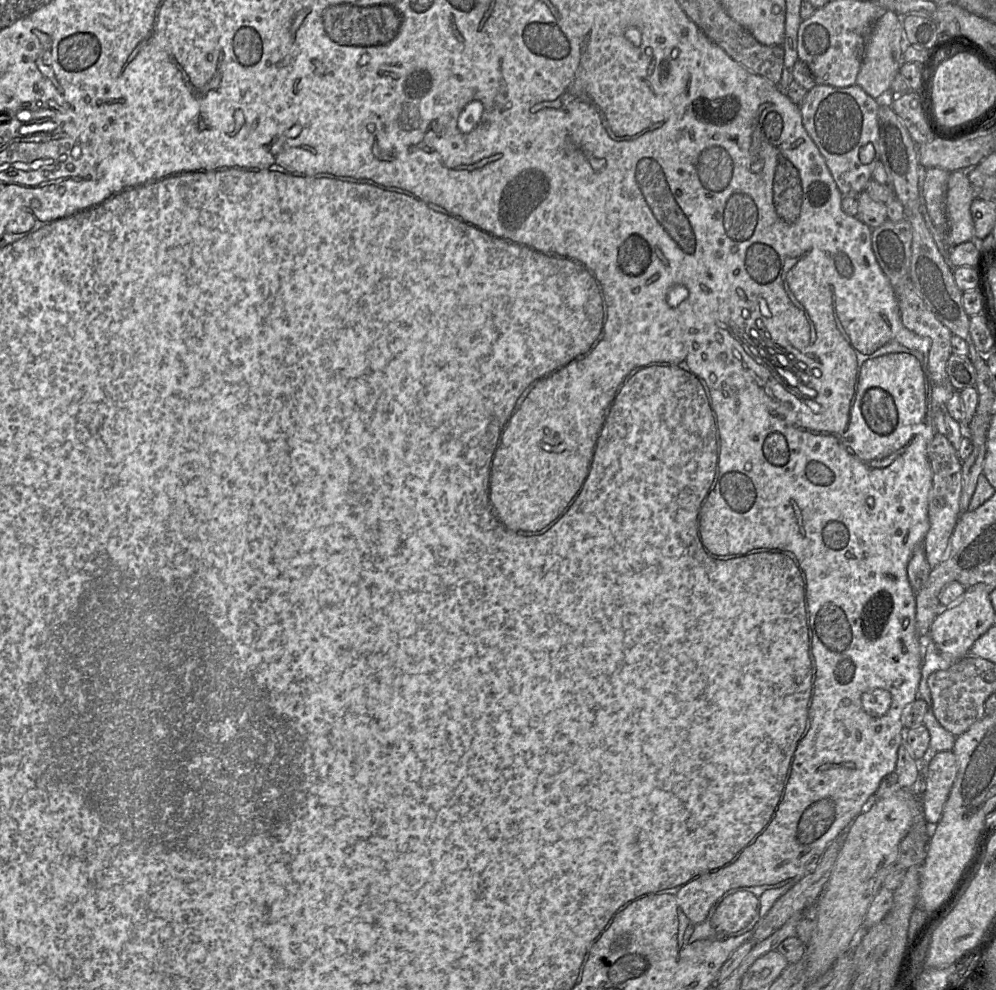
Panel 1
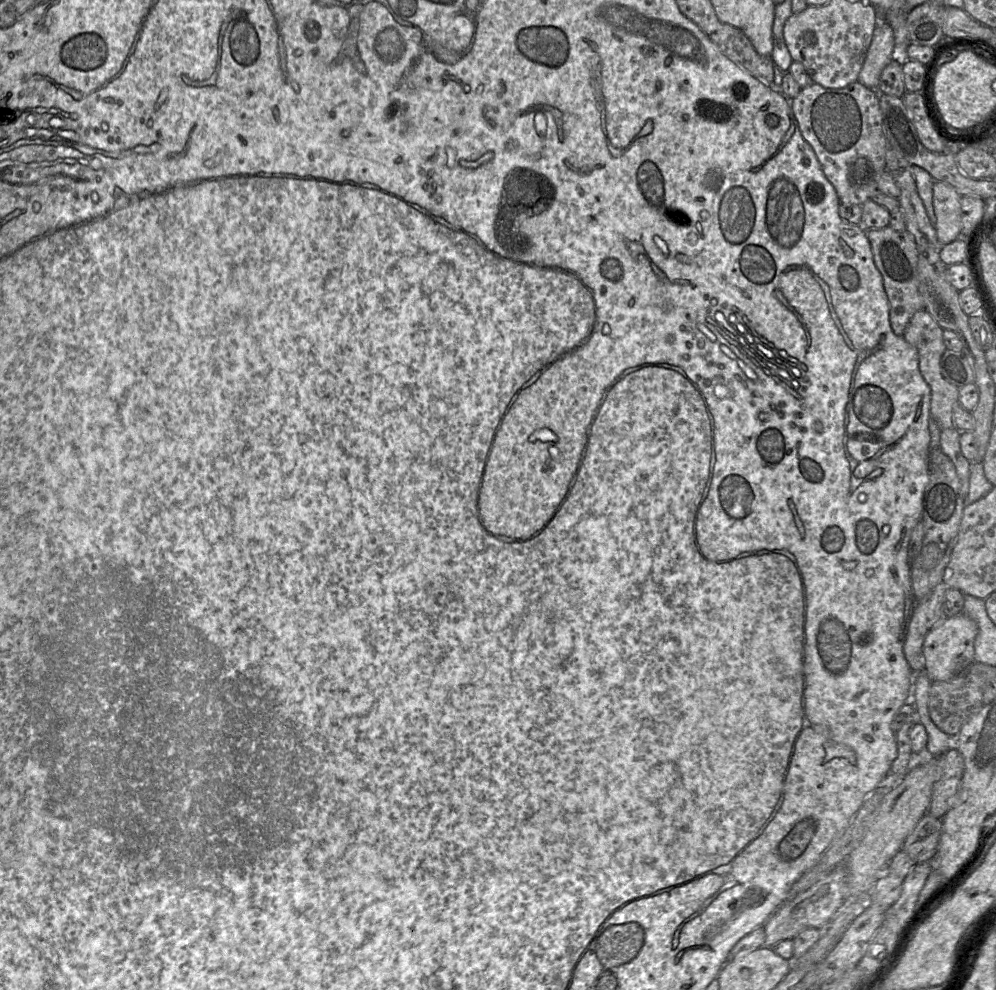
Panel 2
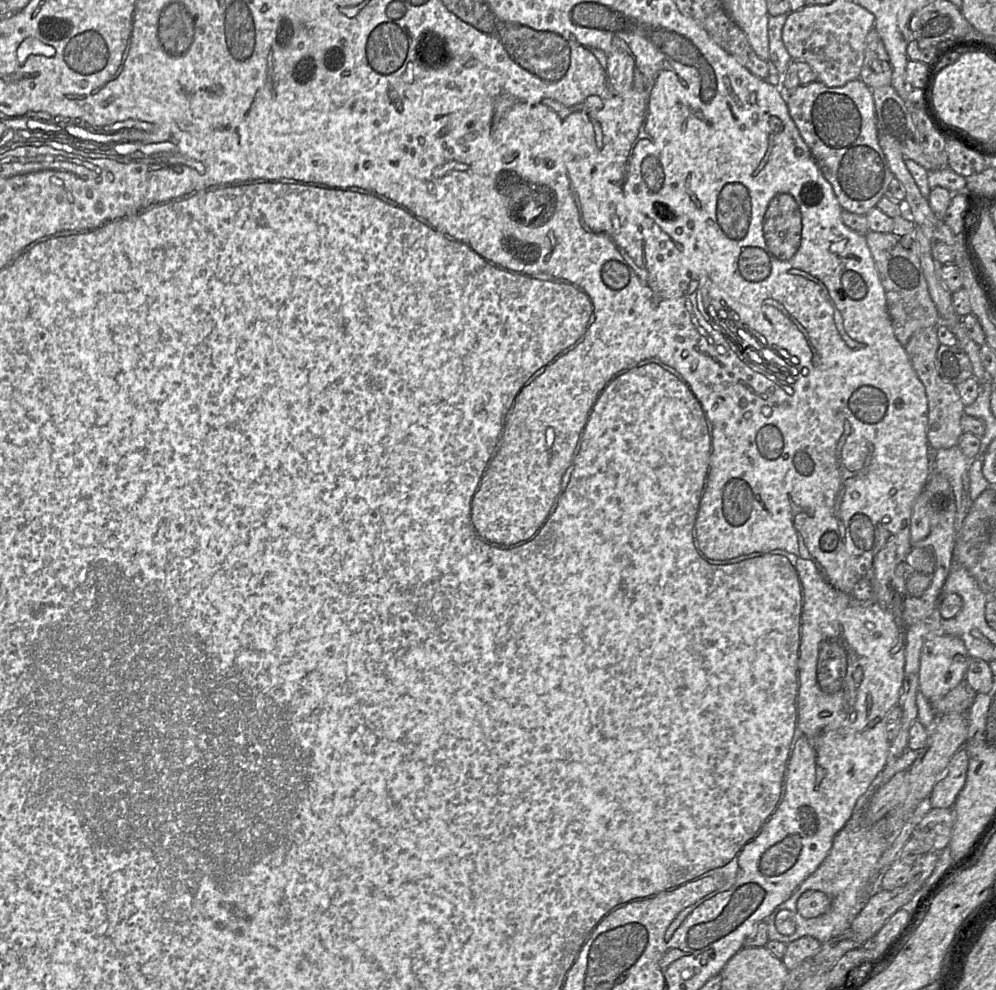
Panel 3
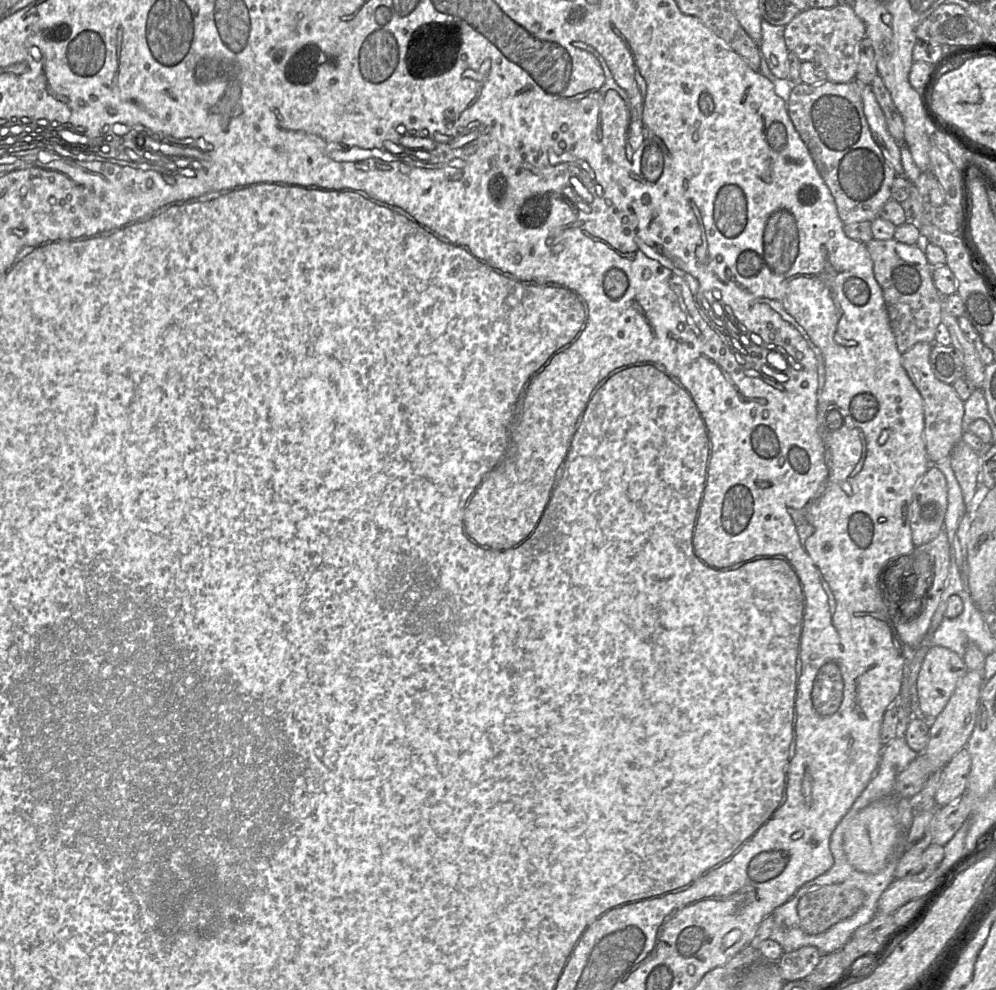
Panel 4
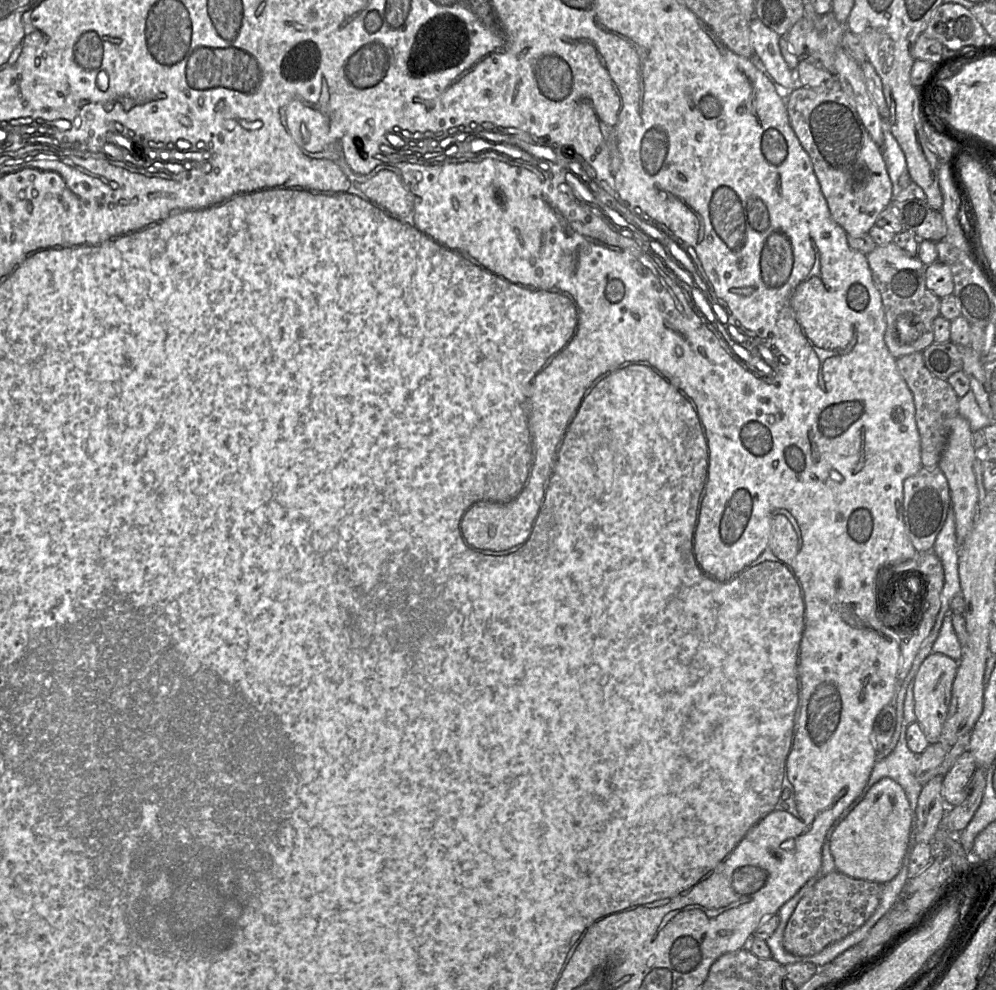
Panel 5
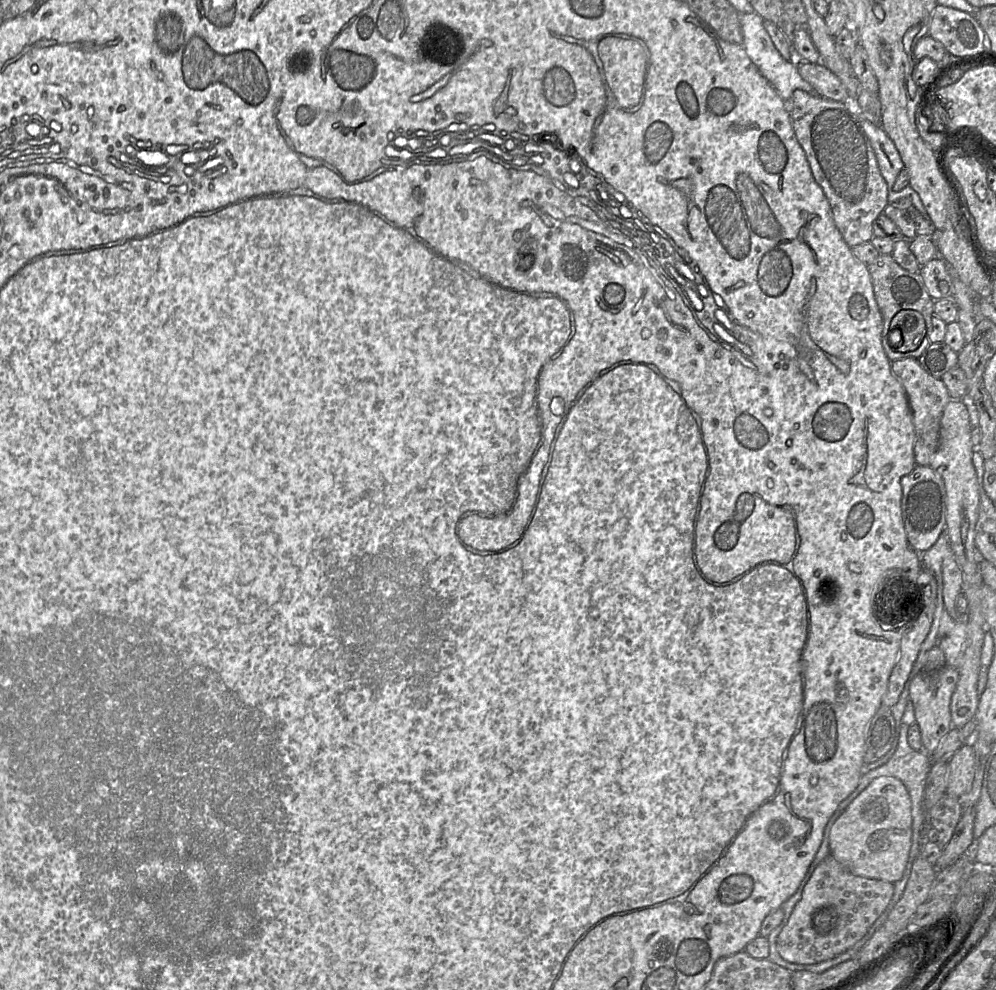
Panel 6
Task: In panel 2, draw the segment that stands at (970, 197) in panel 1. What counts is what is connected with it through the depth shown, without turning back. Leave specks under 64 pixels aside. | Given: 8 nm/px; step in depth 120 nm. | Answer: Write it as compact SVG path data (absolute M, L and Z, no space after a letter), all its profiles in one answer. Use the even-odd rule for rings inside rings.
M943 181L934 182L935 229L940 247L956 240L961 232L961 197L950 184Z

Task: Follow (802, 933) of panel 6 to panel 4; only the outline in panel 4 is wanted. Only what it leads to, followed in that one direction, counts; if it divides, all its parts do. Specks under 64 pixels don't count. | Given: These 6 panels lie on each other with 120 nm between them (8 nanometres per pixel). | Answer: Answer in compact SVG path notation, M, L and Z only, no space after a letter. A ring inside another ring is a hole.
M850 883L824 885L811 890L797 905L800 927L806 934L821 934L852 916L864 899L864 892Z

